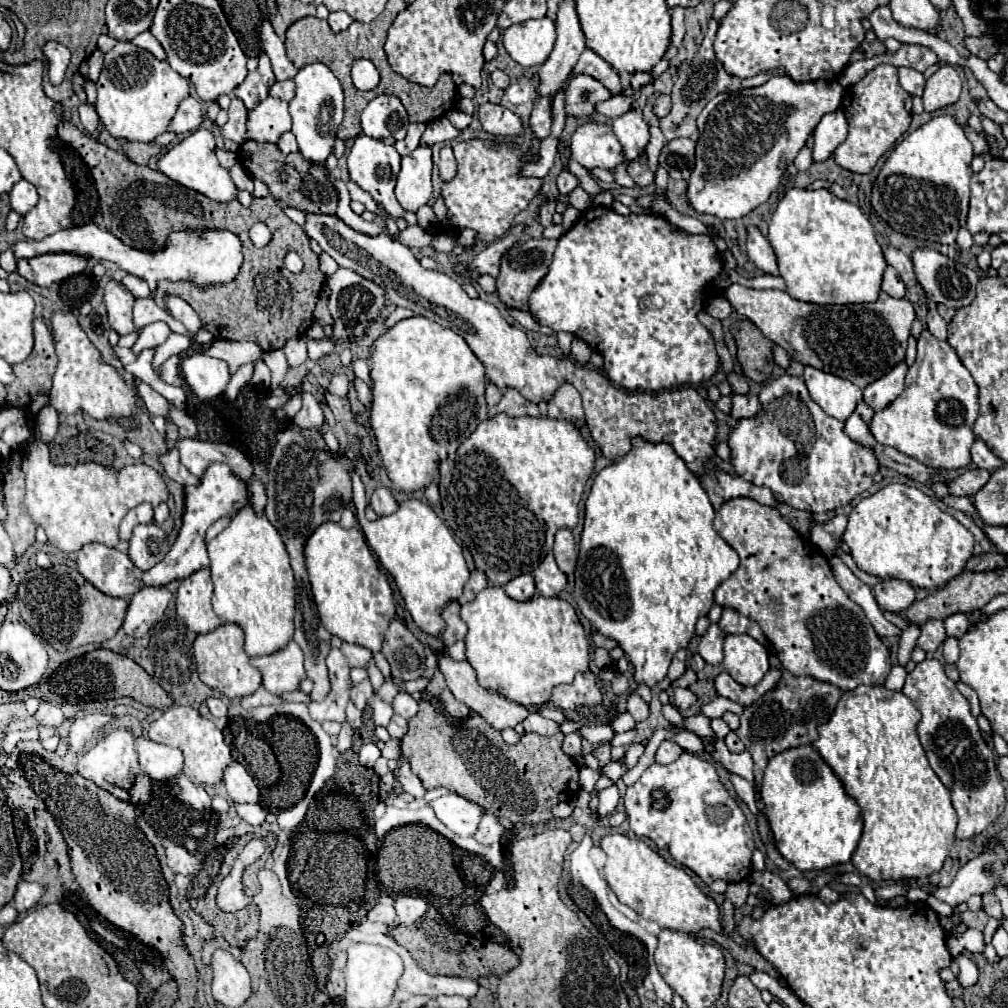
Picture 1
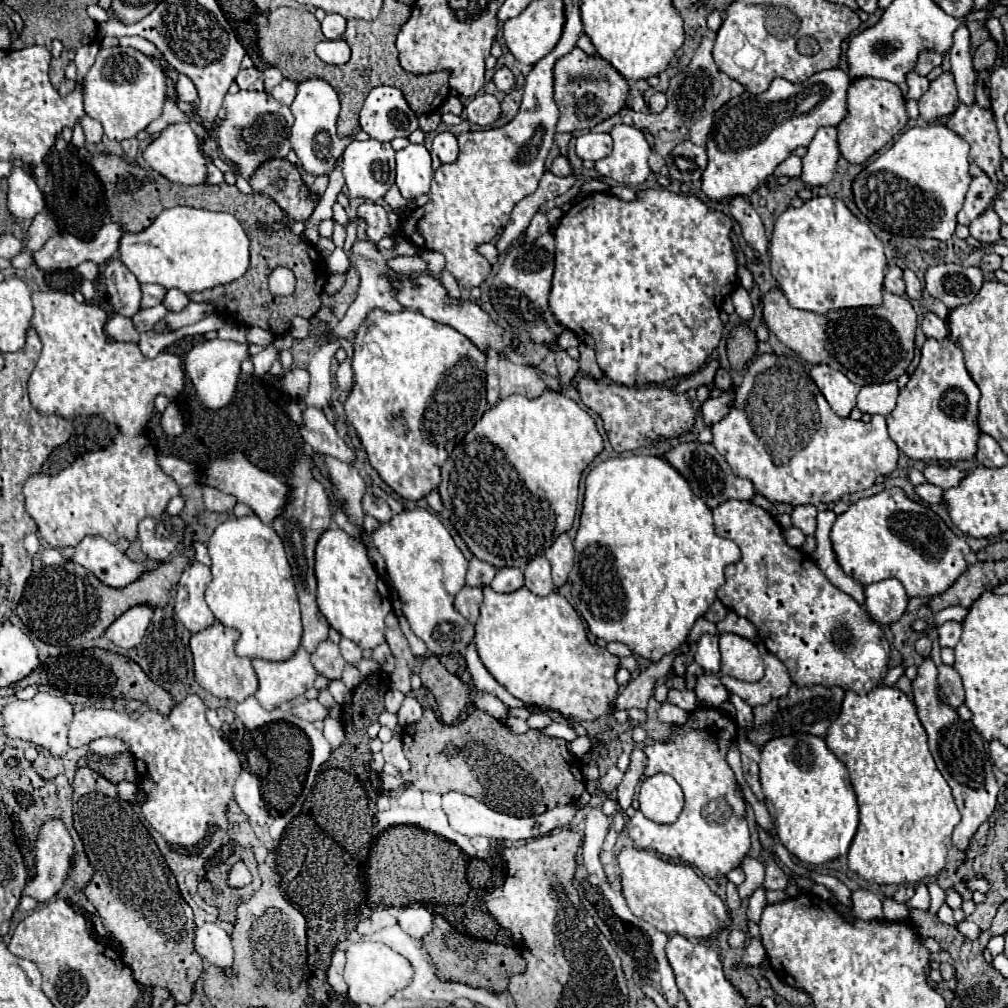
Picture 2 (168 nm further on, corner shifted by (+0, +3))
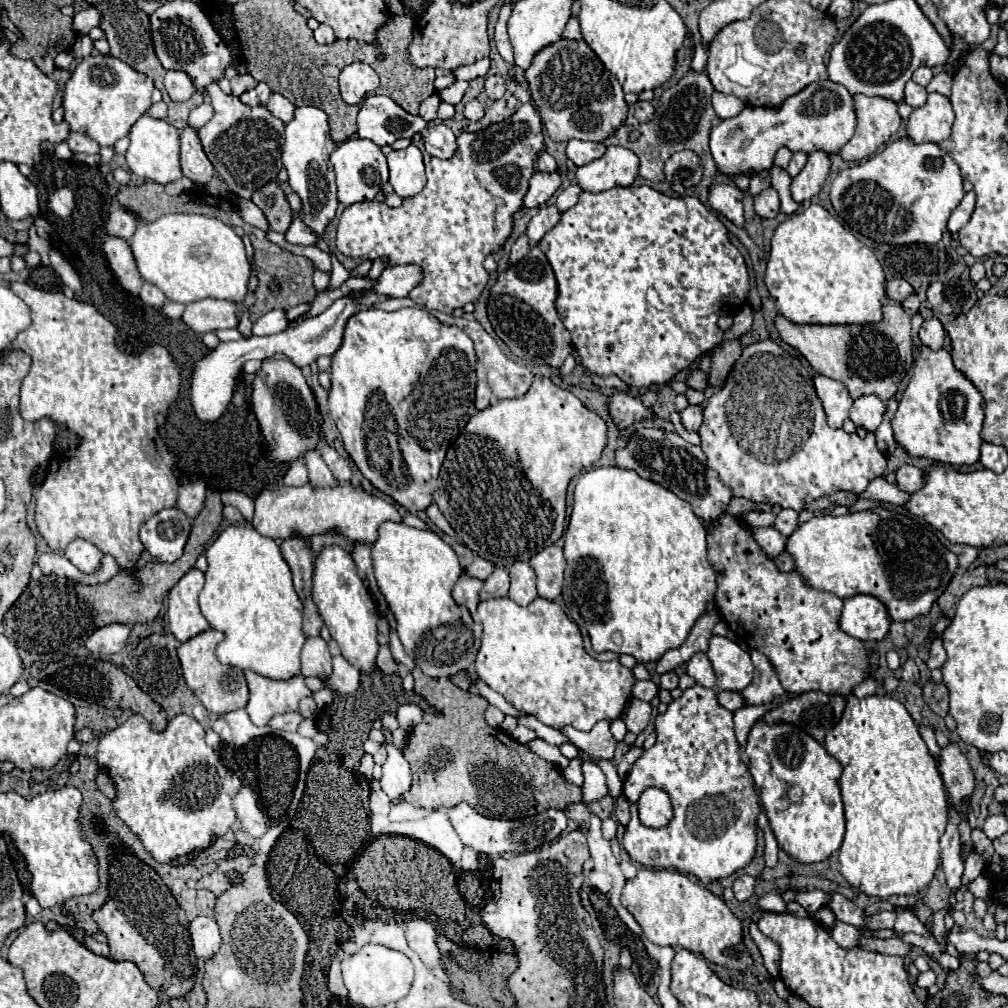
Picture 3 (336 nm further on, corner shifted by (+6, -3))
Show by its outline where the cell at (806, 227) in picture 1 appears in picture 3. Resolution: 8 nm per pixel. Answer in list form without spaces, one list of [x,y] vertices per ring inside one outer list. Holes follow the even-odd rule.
[[[810,205],[778,225],[766,287],[780,315],[796,325],[864,325],[882,321],[886,279],[874,251],[862,245],[822,205]]]

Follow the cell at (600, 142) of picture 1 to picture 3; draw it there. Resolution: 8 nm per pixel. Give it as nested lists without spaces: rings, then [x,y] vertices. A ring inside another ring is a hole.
[[[570,139],[566,147],[566,155],[574,165],[586,165],[596,159],[600,159],[606,153],[604,143],[594,143],[594,141],[580,141],[580,139]]]

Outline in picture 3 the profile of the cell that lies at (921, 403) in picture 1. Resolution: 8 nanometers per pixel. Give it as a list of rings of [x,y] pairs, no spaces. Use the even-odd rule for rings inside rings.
[[[922,347],[920,357],[914,361],[912,379],[898,403],[898,411],[892,419],[892,429],[896,441],[914,457],[926,457],[944,465],[972,465],[980,459],[982,445],[982,423],[984,423],[984,399],[982,393],[954,367],[952,355],[946,349],[932,351]]]

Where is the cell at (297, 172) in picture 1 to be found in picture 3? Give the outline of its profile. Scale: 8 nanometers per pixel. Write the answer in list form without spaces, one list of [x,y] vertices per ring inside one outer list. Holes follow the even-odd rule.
[[[268,183],[260,191],[256,191],[256,195],[252,195],[252,201],[266,215],[268,225],[270,225],[272,231],[286,233],[286,229],[292,223],[294,211],[290,209],[290,205],[288,205],[288,201],[286,201],[278,183]]]

